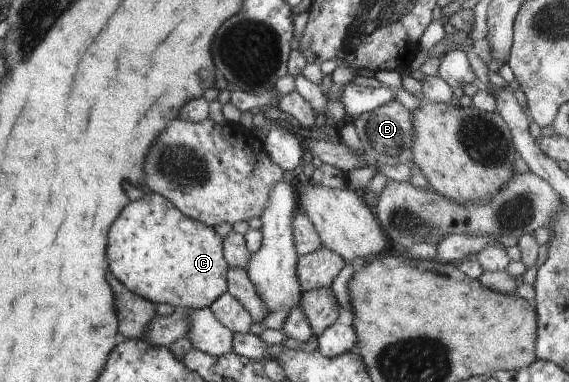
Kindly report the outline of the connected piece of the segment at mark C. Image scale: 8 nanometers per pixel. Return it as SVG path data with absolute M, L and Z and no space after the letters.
M145 194L141 200L123 208L109 230L107 262L109 270L122 285L155 305L170 305L185 310L205 309L228 292L227 276L230 267L224 256L224 238L213 227L184 216L167 198L159 194Z

